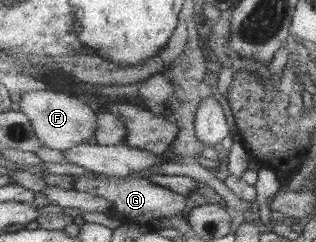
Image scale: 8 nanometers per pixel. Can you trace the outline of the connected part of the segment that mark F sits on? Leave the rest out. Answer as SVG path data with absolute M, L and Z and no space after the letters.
M53 90L29 92L22 96L19 104L20 110L31 120L37 139L47 148L66 151L97 134L97 113L74 96Z

